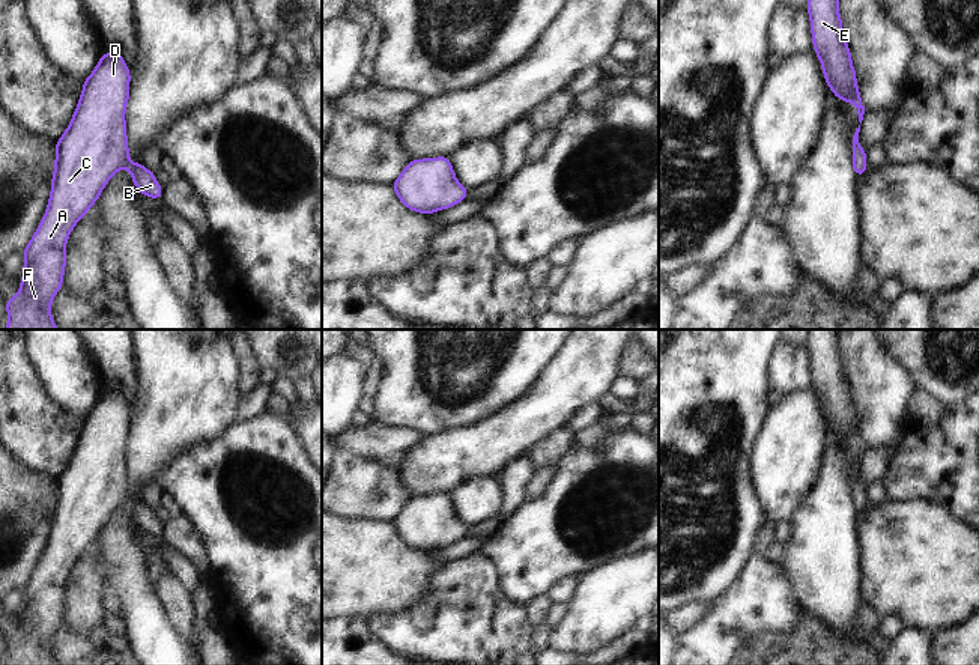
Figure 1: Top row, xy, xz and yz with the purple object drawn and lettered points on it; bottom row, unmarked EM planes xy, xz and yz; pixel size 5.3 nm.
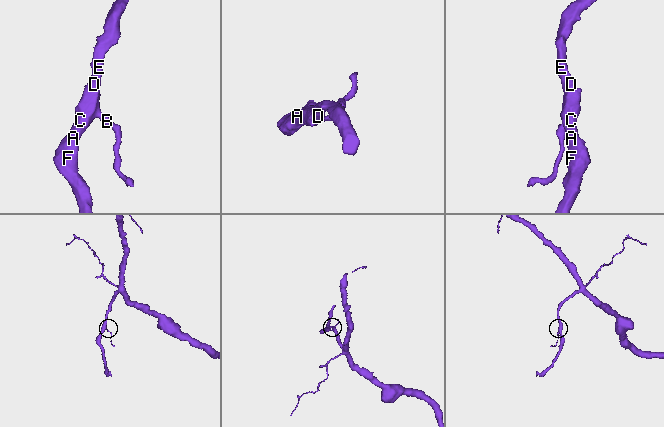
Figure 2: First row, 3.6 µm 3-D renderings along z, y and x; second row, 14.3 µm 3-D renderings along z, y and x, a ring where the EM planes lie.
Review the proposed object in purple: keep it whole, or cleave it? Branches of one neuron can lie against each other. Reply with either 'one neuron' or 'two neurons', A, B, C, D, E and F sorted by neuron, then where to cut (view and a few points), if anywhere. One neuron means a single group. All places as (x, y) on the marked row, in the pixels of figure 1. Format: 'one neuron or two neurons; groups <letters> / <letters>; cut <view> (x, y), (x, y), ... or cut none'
one neuron; groups A B C D E F; cut none

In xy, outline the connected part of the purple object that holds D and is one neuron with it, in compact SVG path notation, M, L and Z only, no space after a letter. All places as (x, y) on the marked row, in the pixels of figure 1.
M104 51L83 81L72 119L56 141L44 218L23 251L26 268L20 292L6 299L6 329L59 329L50 307L63 286L68 238L122 167L143 196L162 199L155 173L128 156L125 111L131 78L122 54Z

